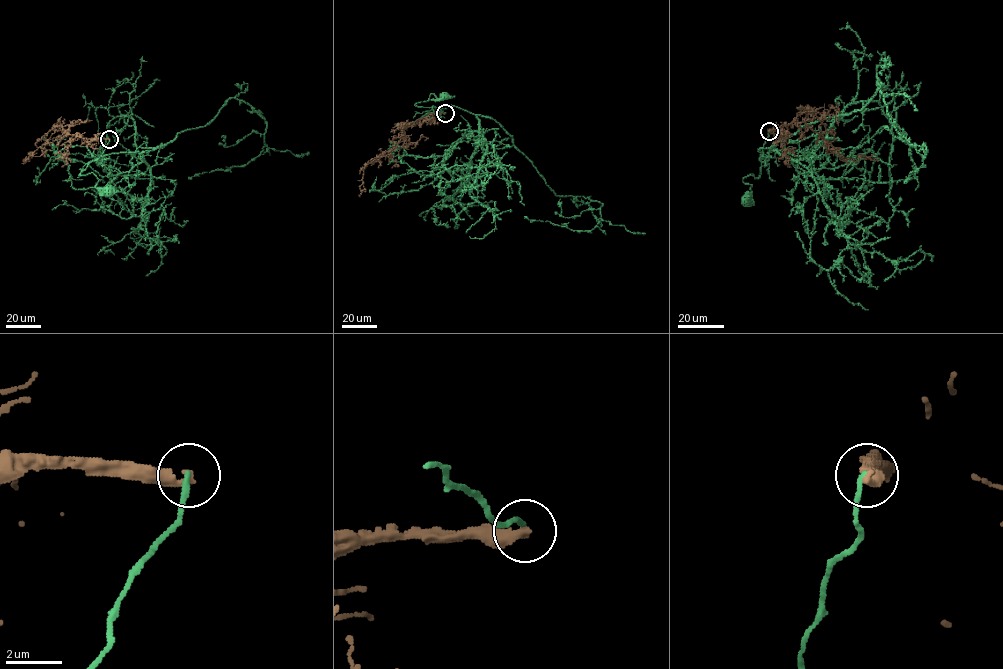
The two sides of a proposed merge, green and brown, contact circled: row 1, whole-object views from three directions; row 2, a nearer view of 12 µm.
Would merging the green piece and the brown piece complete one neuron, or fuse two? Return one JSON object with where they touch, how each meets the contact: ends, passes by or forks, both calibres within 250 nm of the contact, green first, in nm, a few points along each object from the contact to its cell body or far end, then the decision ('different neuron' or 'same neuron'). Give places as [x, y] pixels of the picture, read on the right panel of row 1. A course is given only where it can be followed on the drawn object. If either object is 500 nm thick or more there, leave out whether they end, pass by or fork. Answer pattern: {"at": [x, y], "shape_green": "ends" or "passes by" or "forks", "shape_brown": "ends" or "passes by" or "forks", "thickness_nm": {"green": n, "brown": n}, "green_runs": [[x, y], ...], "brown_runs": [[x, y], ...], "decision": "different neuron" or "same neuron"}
{"at": [769, 131], "shape_green": "ends", "shape_brown": "ends", "thickness_nm": {"green": 160, "brown": 360}, "green_runs": [[769, 131], [761, 155], [761, 173], [757, 178], [752, 175], [743, 179], [750, 184], [751, 194], [748, 200]], "brown_runs": [[769, 131], [794, 121], [804, 122], [841, 156], [855, 161], [861, 156], [878, 160]], "decision": "different neuron"}

